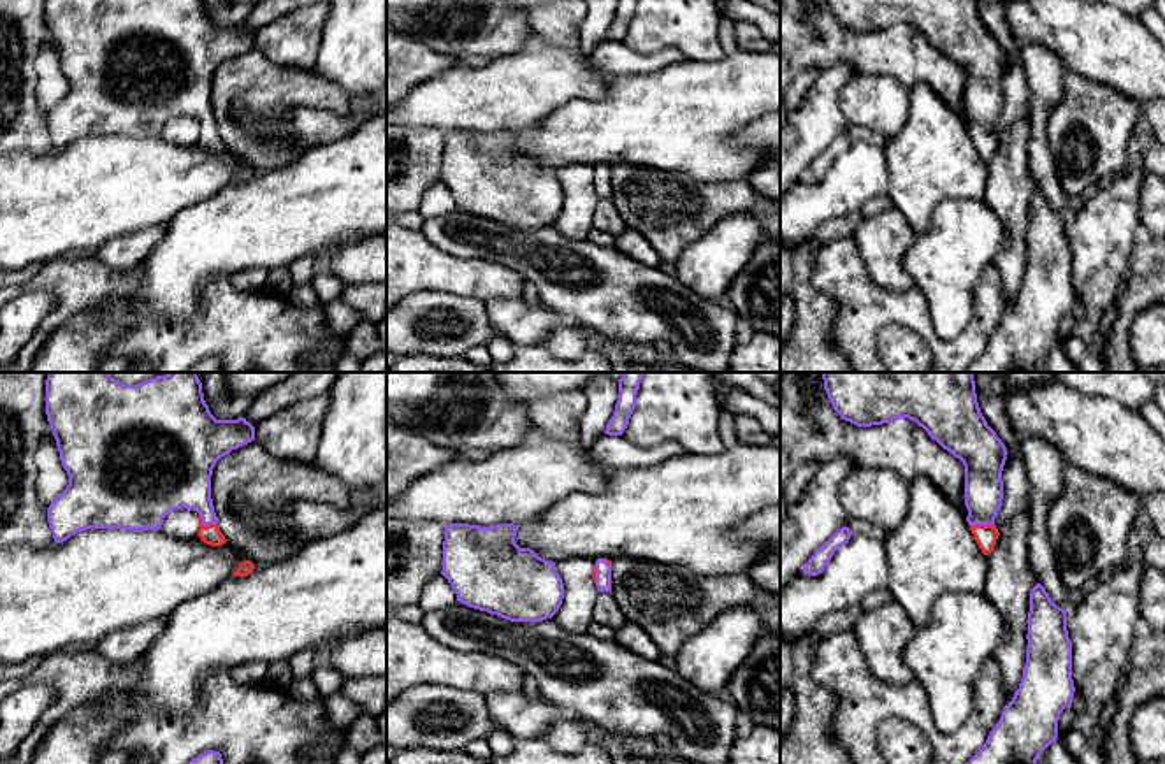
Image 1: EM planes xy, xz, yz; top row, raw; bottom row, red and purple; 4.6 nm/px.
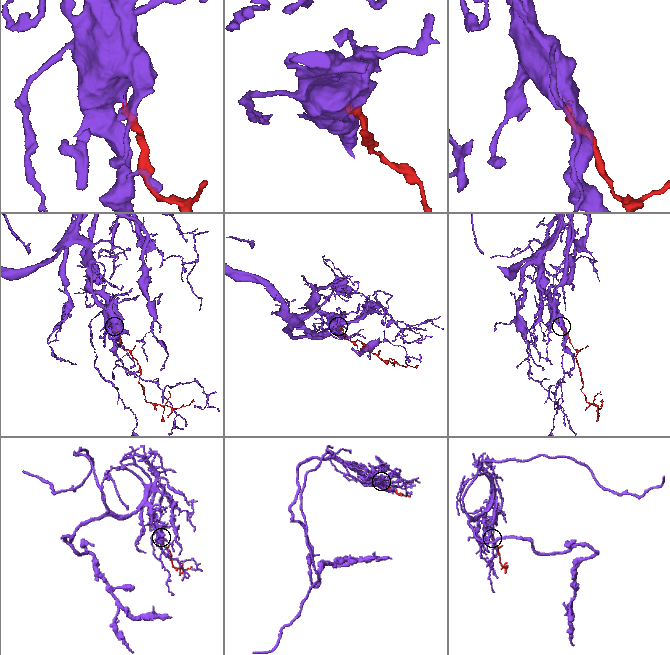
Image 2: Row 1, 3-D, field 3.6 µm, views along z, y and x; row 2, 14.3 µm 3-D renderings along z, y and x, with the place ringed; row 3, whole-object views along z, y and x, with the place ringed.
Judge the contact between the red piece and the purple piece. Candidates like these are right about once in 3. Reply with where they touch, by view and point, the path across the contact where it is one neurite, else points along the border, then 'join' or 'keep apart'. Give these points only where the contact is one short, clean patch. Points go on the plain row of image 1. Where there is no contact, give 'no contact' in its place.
contact xy (202, 132); way xy (211, 141), (202, 132), (204, 113), (180, 83); join

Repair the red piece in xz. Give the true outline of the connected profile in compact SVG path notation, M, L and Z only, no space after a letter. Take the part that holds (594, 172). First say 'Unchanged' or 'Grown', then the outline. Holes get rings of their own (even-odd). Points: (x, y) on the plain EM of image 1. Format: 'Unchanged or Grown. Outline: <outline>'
Grown. Outline: M597 165L592 174L592 186L599 198L611 198L611 167Z

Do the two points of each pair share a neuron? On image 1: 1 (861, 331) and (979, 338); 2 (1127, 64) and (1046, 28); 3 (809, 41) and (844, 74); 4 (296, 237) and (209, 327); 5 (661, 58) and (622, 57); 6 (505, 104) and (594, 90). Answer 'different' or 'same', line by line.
1: same
2: same
3: different
4: different
5: same
6: same

